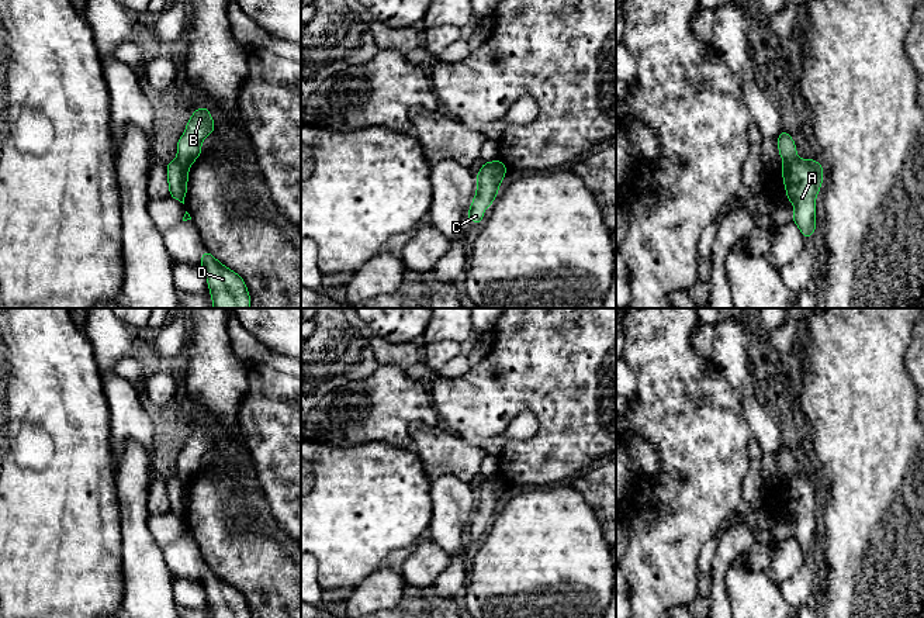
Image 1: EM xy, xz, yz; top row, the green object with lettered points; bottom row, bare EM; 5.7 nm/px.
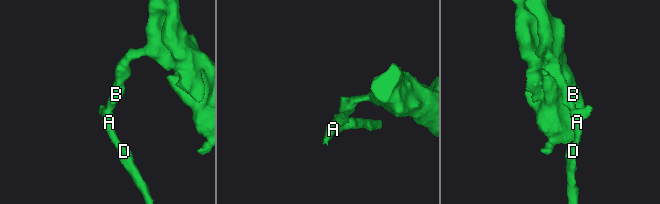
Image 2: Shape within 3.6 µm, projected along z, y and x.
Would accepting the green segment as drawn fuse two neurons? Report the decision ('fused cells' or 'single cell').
fused cells

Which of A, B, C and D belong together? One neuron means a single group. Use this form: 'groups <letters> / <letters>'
groups A C D / B

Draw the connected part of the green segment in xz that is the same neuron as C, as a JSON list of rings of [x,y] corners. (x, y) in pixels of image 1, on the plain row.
[[[485,477],[477,488],[477,508],[468,525],[468,535],[477,539],[482,538],[485,524],[494,518],[498,503],[505,488],[495,483],[495,477]]]

